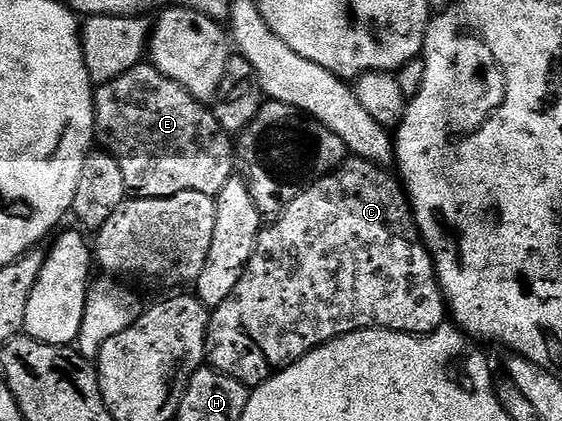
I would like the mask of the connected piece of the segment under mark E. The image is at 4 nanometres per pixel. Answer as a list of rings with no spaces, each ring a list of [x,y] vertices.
[[[141,62],[114,82],[95,89],[96,131],[94,140],[108,152],[122,169],[122,178],[133,197],[166,198],[183,192],[197,192],[215,197],[234,175],[234,140],[222,130],[207,103],[195,100],[186,88],[166,78],[151,63]]]

